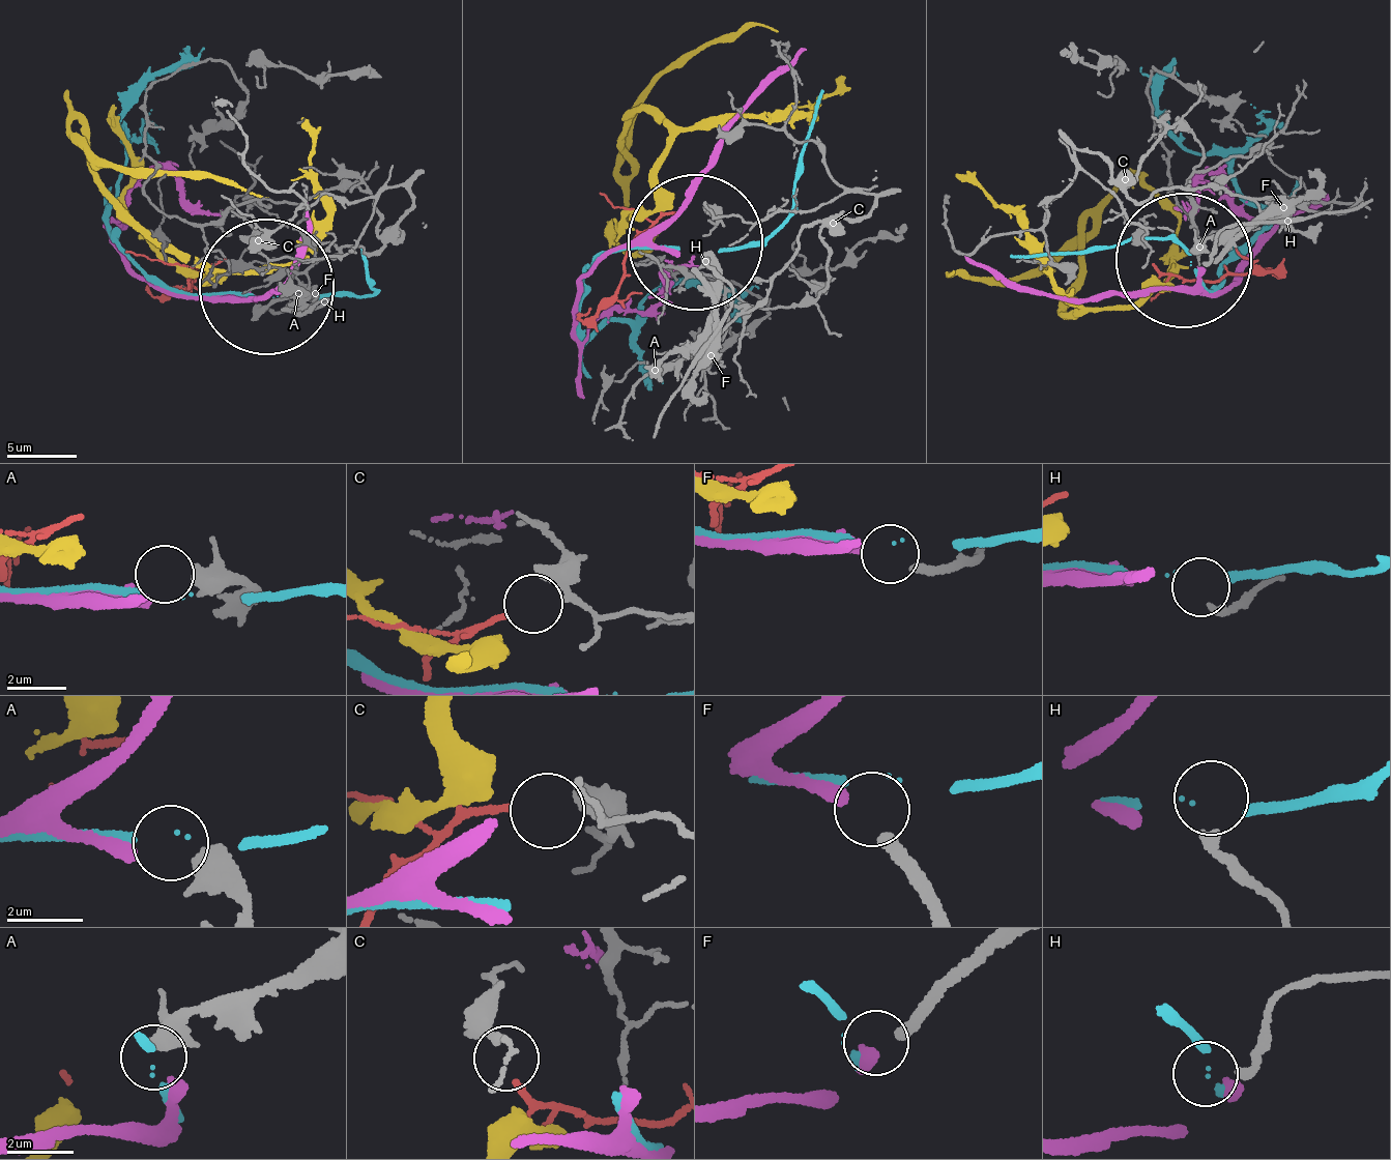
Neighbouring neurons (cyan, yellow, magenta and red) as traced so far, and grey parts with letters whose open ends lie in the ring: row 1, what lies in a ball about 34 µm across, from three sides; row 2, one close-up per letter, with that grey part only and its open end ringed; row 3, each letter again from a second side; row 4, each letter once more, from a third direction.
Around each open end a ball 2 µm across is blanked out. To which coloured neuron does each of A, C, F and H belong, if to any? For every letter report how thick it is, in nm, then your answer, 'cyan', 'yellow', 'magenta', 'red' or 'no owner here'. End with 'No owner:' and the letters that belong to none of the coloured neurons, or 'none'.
A: 440 nm | no owner here
C: 500 nm | red
F: 260 nm | magenta
H: 260 nm | no owner here
No owner: A, H

